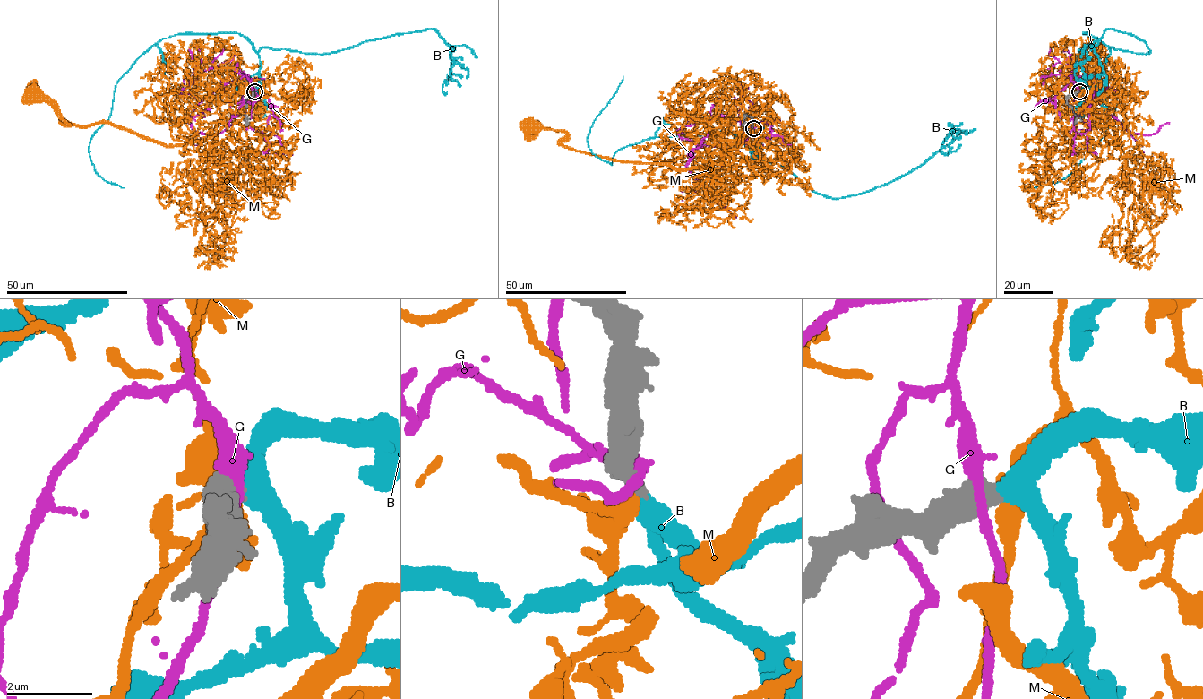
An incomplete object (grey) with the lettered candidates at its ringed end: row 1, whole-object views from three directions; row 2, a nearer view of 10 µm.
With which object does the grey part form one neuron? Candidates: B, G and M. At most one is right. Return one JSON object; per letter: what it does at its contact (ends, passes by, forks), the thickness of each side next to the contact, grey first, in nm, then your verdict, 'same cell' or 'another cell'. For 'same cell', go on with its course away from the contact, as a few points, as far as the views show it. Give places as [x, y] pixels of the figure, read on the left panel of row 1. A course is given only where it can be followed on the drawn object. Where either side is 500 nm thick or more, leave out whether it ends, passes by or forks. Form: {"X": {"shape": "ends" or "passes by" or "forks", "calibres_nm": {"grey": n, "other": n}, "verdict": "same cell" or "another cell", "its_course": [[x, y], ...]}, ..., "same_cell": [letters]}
{"B": {"calibres_nm": {"grey": 500, "other": 400}, "verdict": "same cell", "its_course": [[254, 91], [259, 56], [244, 37], [160, 38], [120, 78], [90, 141], [95, 171], [124, 187]]}, "G": {"calibres_nm": {"grey": 650, "other": 320}, "verdict": "another cell"}, "M": {"calibres_nm": {"grey": 550, "other": 440}, "verdict": "another cell"}, "same_cell": ["B"]}

